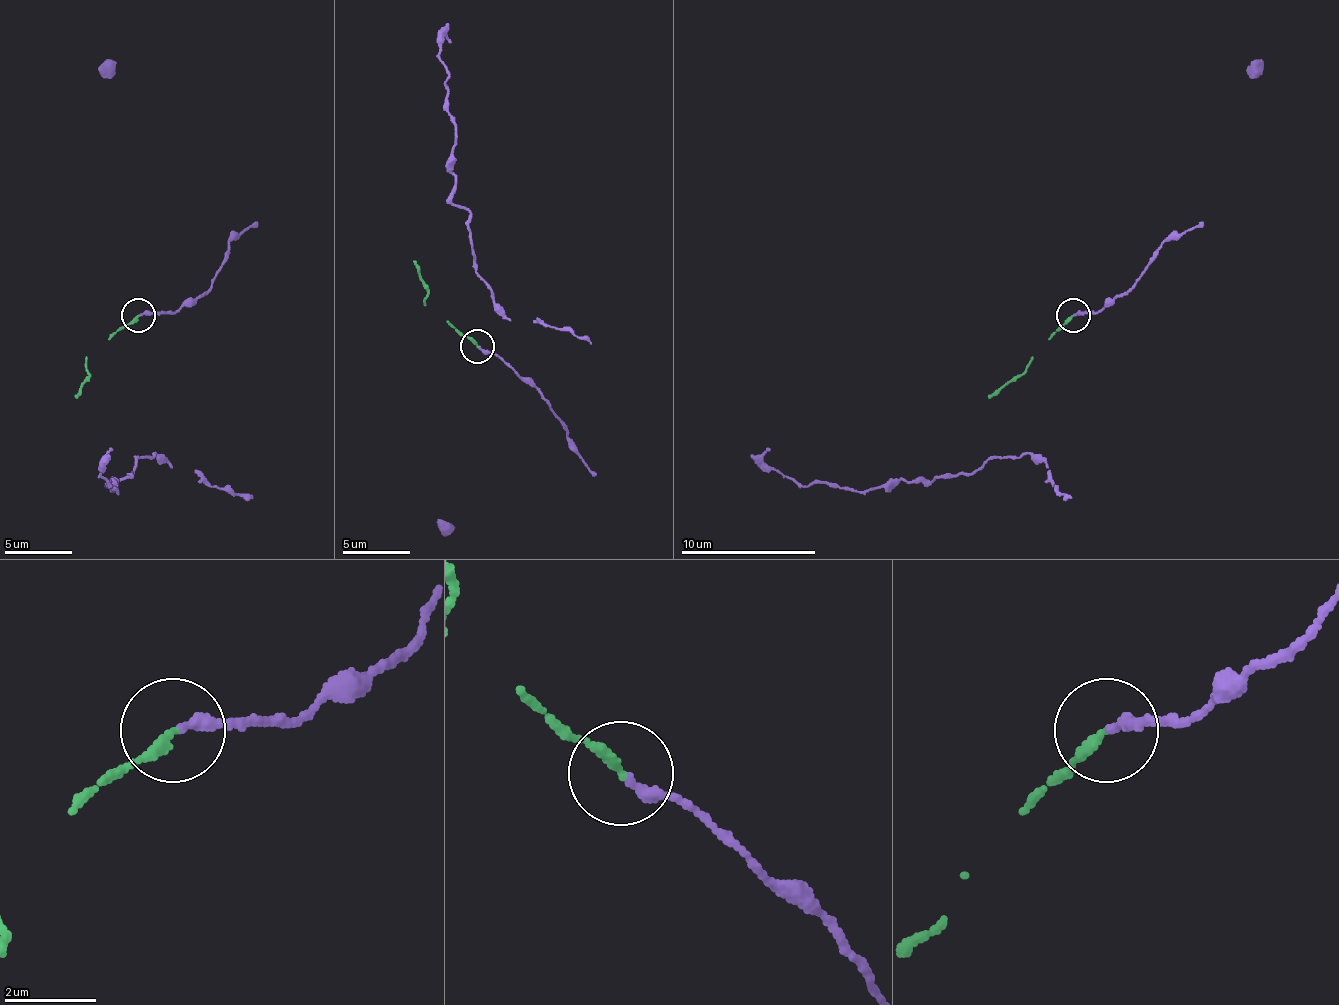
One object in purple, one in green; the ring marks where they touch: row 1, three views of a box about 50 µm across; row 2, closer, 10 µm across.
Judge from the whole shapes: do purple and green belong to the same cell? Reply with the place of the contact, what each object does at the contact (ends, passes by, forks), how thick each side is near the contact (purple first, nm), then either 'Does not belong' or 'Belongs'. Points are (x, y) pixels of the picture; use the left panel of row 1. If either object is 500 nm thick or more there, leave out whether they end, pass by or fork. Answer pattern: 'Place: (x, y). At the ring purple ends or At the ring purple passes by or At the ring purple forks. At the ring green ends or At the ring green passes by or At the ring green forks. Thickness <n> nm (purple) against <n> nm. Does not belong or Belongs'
Place: (138, 315). At the ring purple ends. At the ring green ends. Thickness 240 nm (purple) against 240 nm. Belongs

